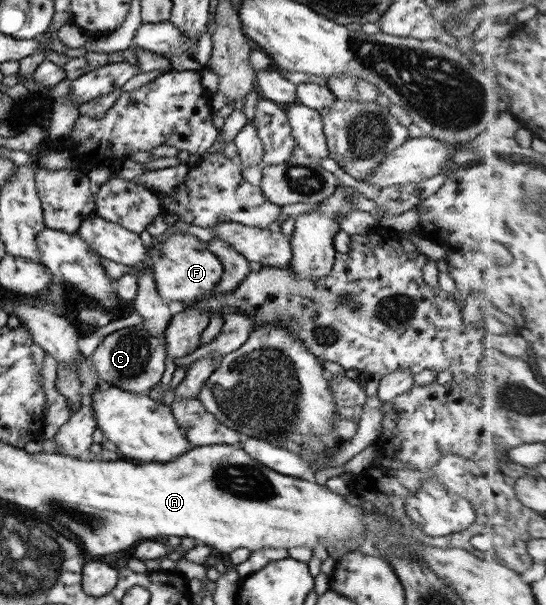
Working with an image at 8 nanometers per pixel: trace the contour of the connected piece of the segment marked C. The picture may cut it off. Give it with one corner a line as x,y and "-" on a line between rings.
129,326
103,337
91,356
91,362
97,370
100,383
139,393
159,383
165,357
161,337
152,337
141,326

